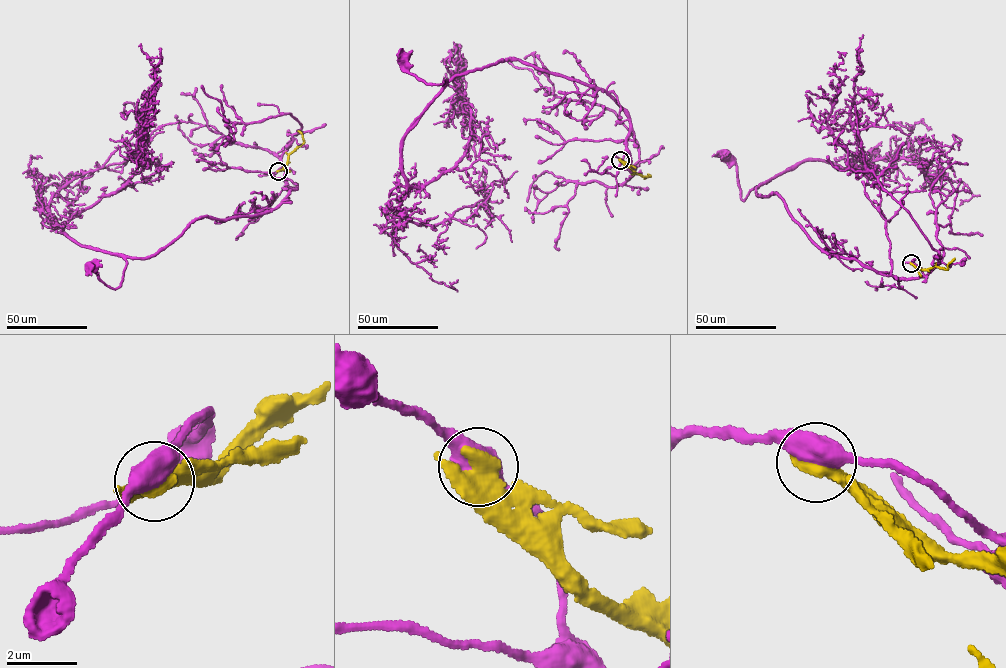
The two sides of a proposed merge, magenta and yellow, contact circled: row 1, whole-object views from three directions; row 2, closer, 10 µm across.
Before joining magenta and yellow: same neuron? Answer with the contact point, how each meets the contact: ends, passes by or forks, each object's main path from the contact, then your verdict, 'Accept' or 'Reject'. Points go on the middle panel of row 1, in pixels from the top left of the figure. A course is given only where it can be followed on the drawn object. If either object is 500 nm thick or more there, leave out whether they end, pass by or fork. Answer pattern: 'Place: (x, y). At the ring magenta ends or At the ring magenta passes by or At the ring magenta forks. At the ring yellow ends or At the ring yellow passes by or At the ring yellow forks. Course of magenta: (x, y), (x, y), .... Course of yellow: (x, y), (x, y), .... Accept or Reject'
Place: (620, 160). Course of magenta: (620, 159), (631, 172), (629, 119), (599, 89), (508, 59), (443, 87), (410, 73), (402, 57). Course of yellow: (620, 160), (633, 172), (650, 176), (648, 174), (644, 178). Reject

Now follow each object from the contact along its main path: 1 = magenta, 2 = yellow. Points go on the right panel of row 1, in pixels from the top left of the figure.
1: (911, 263), (923, 275), (896, 279), (828, 254), (777, 192), (758, 195), (764, 183), (742, 199), (723, 155)
2: (911, 264), (921, 269), (935, 266), (945, 270), (954, 258)

